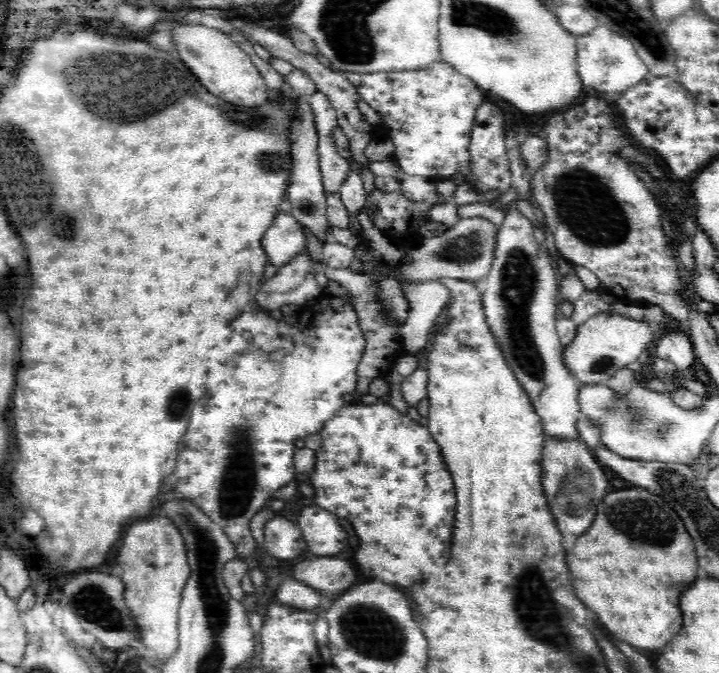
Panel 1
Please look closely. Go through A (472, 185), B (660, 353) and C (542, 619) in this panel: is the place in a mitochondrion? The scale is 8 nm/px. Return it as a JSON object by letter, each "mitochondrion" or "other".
{"A":"other","B":"other","C":"mitochondrion"}

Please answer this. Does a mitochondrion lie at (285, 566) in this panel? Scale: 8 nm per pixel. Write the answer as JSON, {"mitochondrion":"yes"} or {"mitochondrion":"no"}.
{"mitochondrion":"no"}

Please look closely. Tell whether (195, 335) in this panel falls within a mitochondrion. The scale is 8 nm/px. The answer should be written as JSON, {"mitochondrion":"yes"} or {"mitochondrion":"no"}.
{"mitochondrion":"no"}

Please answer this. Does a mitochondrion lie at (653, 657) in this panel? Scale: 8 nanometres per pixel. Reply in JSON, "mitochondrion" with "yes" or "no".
{"mitochondrion":"no"}

